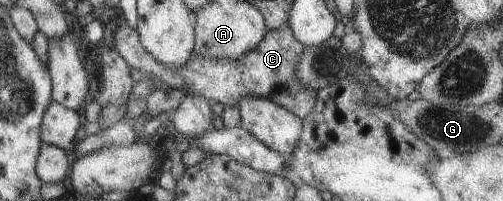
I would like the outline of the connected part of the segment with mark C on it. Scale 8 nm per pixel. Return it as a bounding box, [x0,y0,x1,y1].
[113,23,316,118]

